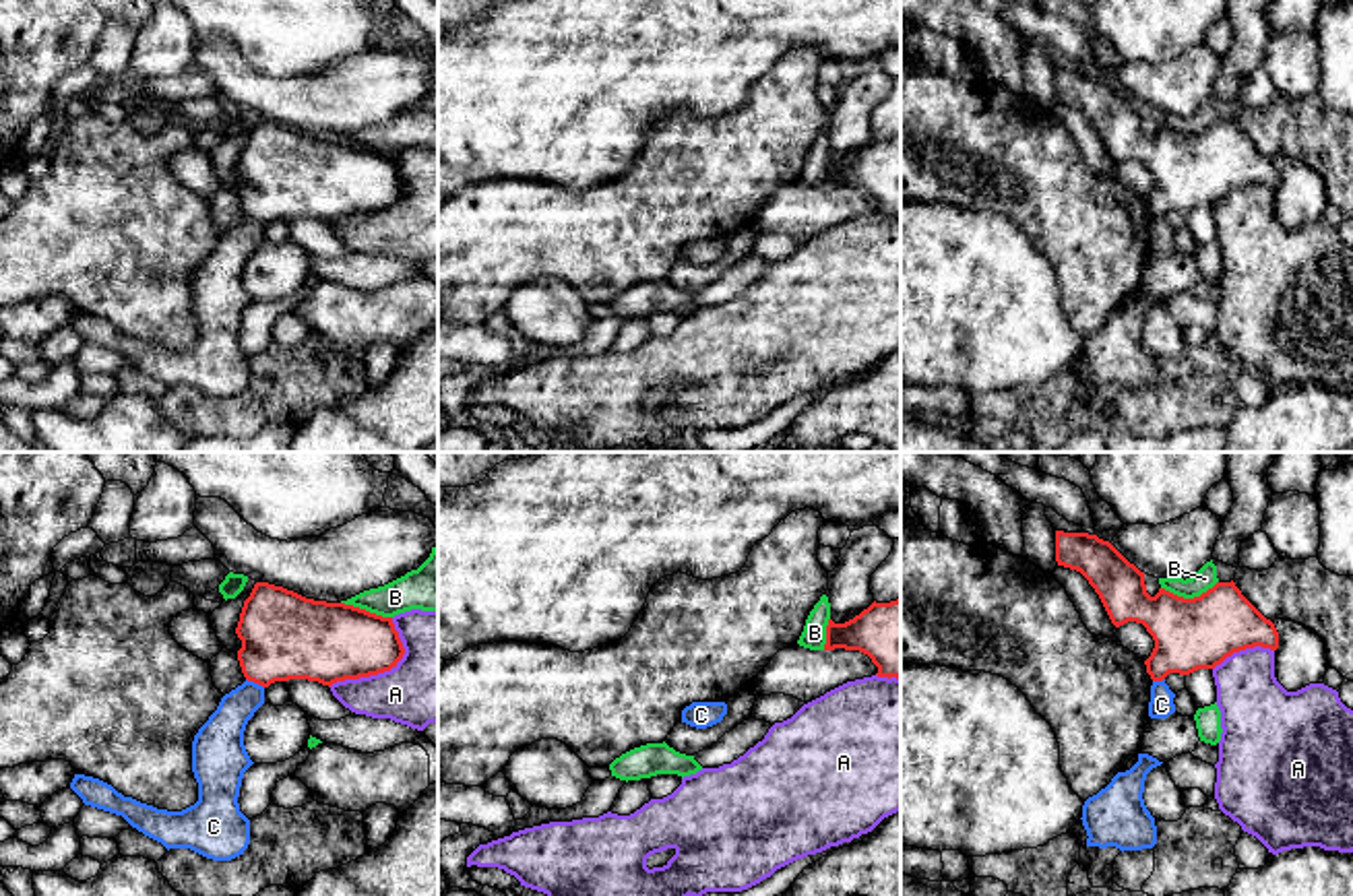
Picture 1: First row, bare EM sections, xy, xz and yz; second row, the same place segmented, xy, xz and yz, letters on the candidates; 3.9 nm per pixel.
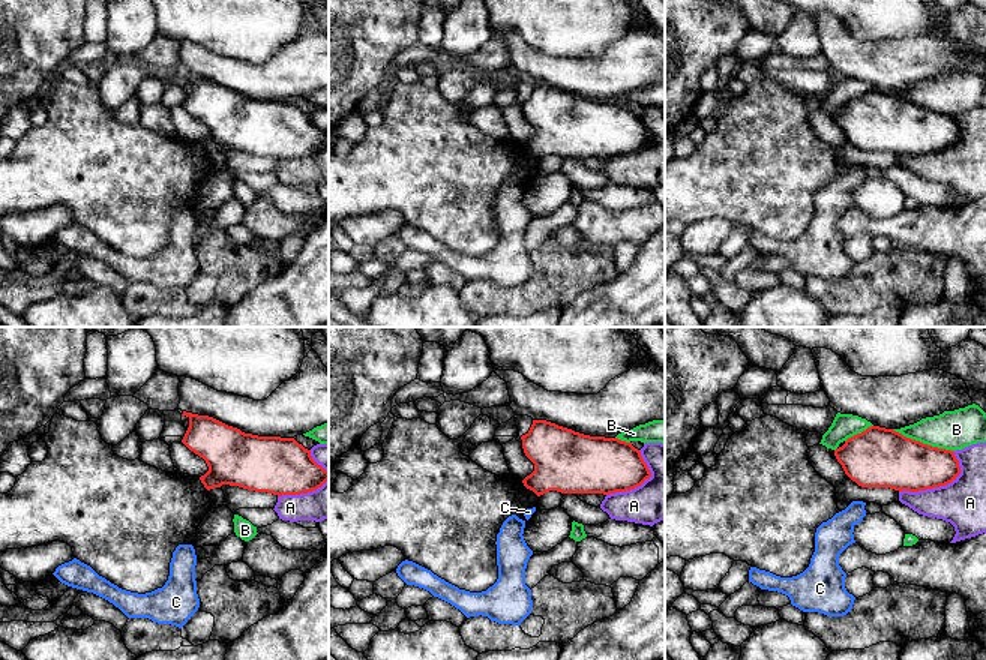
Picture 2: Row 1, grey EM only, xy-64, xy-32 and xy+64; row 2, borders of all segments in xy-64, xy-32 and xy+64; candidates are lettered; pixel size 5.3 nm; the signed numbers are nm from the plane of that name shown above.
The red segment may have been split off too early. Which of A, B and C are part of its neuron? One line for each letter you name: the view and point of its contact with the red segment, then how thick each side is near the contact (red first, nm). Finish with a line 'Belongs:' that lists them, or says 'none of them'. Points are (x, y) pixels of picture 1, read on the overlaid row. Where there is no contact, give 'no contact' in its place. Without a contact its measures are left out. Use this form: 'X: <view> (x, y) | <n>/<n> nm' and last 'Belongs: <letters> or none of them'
Belongs: none of them

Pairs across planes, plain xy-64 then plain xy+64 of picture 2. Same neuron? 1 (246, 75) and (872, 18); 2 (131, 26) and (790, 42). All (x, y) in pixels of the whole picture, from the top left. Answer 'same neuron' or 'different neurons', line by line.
1: different neurons
2: same neuron

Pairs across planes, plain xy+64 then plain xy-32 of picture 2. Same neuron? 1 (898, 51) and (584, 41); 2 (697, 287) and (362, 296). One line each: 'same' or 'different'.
1: different
2: different

